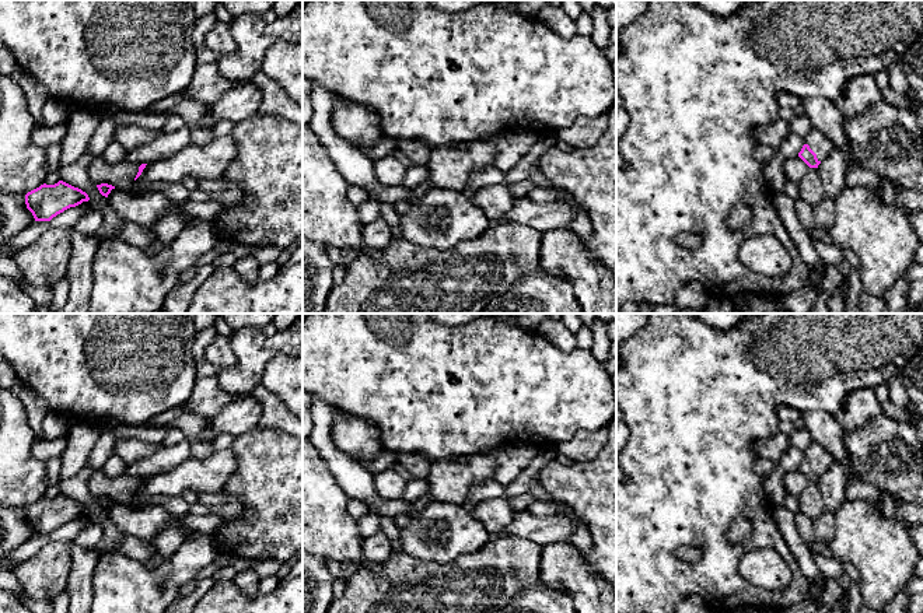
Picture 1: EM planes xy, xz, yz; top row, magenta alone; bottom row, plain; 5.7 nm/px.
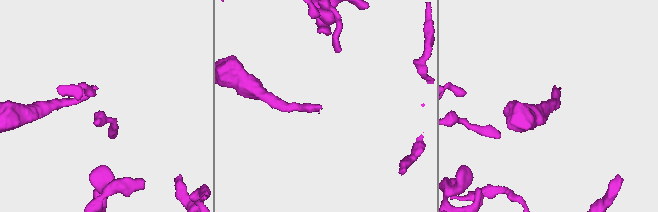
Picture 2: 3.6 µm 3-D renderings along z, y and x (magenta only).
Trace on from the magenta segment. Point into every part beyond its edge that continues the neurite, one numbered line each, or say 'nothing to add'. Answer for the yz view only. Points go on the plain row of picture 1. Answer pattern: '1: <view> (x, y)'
1: yz (818, 456)

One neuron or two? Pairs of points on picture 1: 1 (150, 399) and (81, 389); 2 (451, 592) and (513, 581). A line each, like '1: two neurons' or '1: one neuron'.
1: one neuron
2: one neuron

